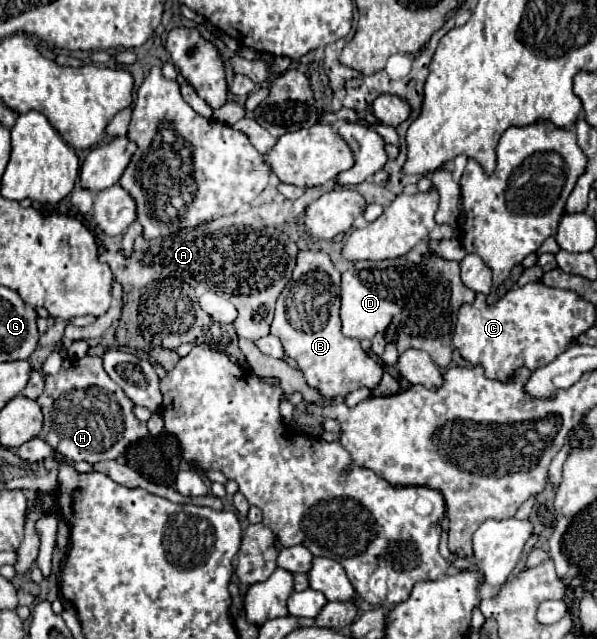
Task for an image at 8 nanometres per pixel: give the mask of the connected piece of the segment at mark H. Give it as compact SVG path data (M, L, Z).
M86 355L82 359L66 359L56 375L46 375L46 389L36 403L44 413L42 439L72 463L118 459L132 443L148 437L146 423L136 419L132 411L134 403L108 377L102 367L102 357Z

